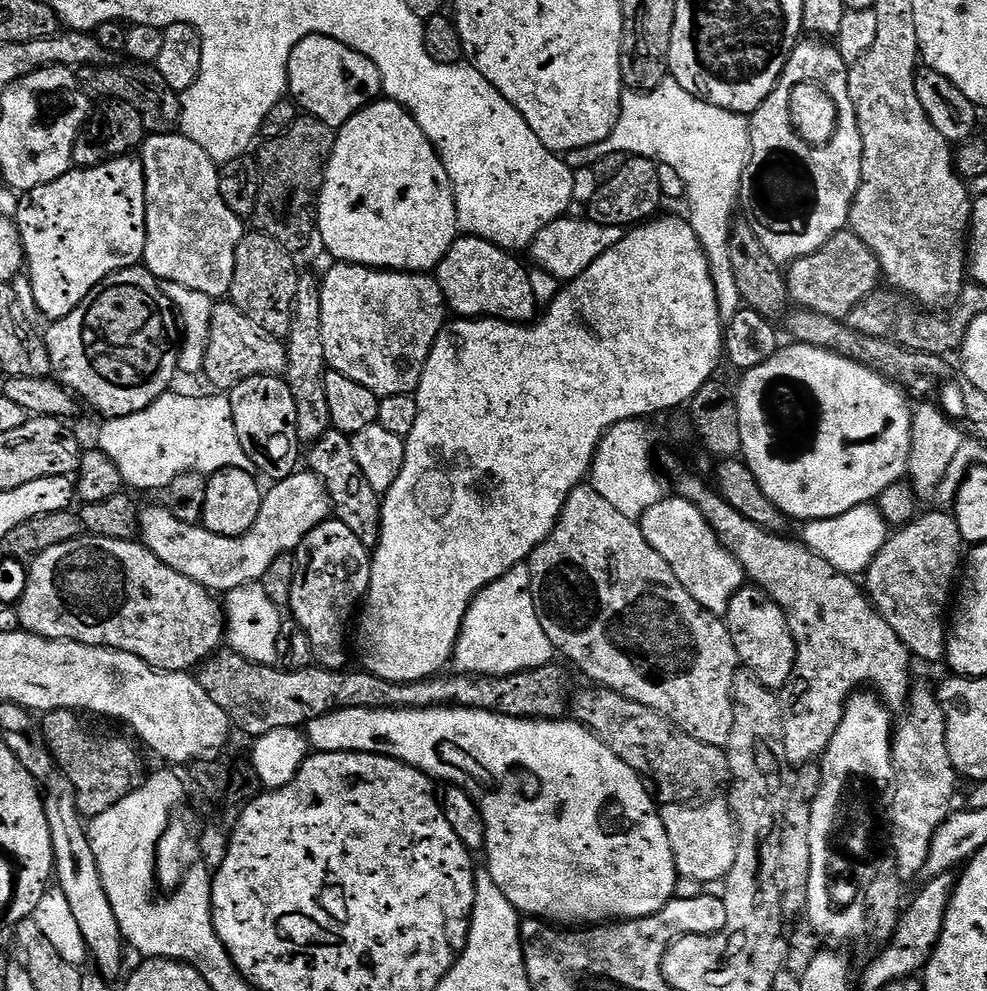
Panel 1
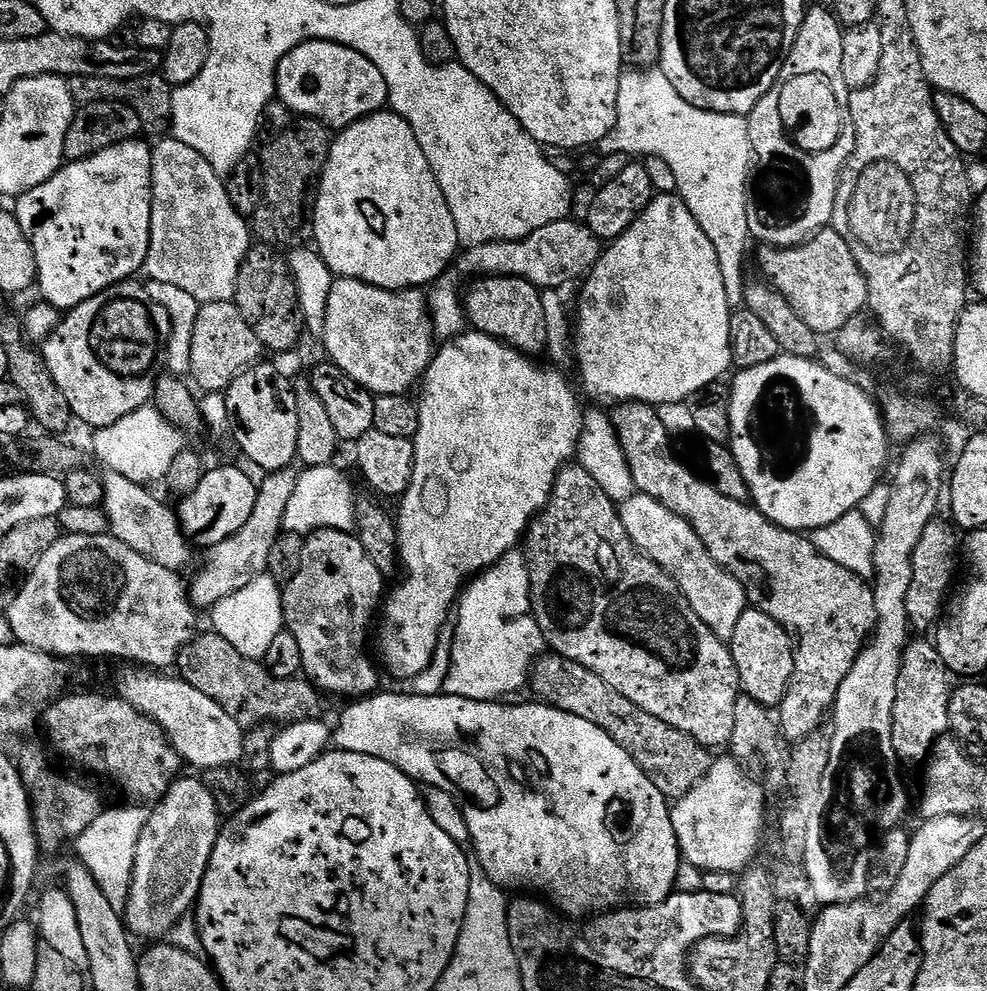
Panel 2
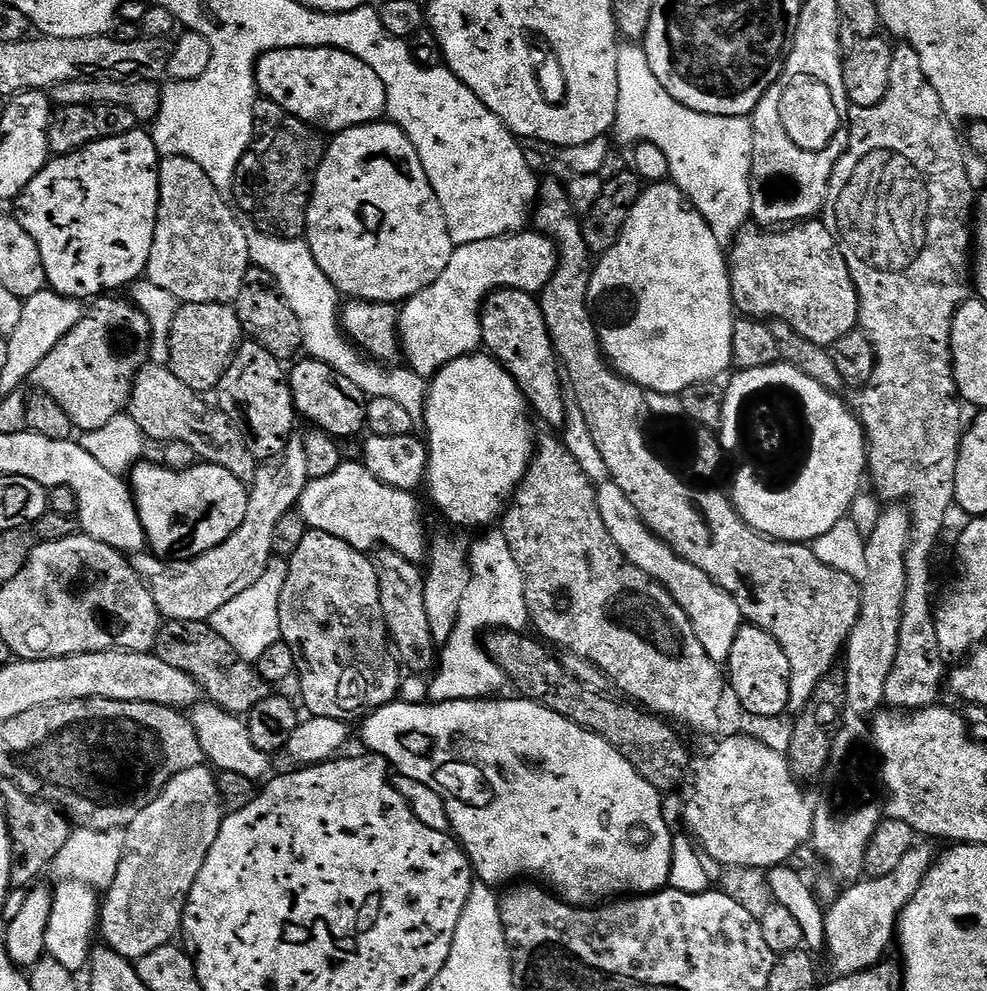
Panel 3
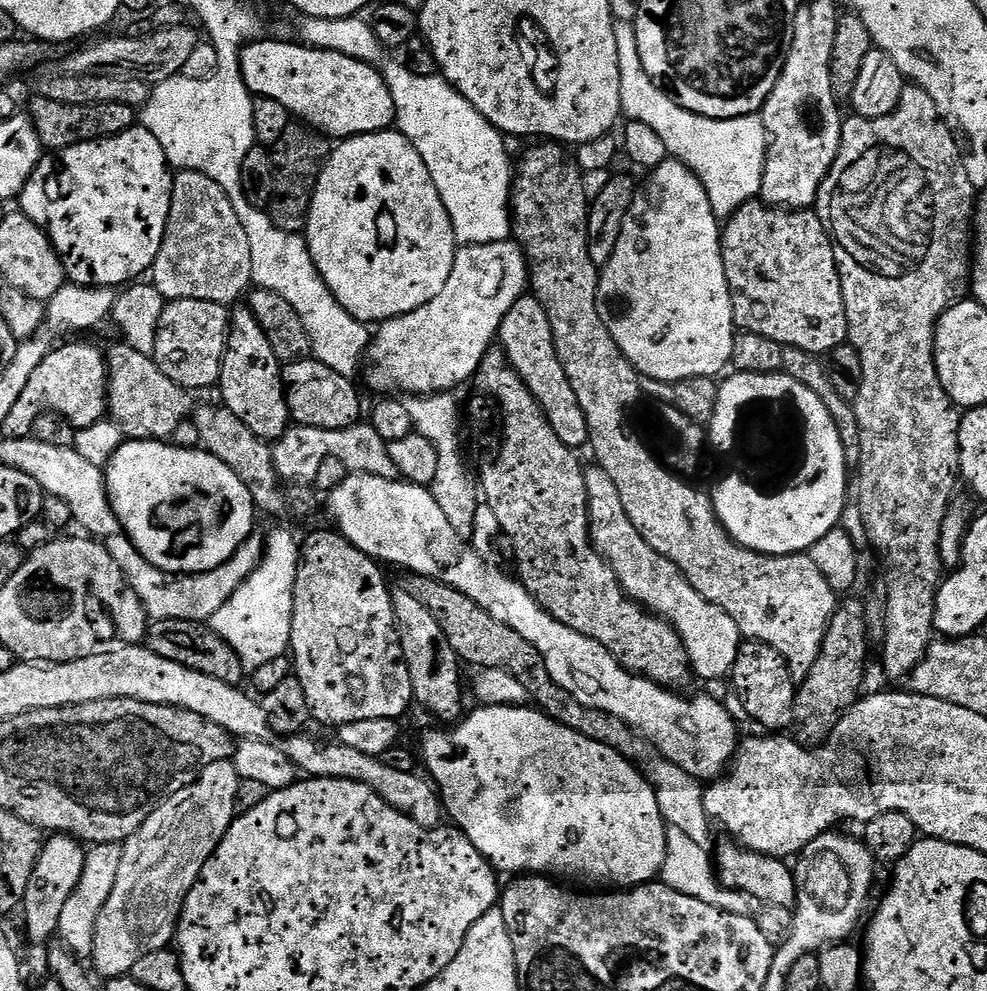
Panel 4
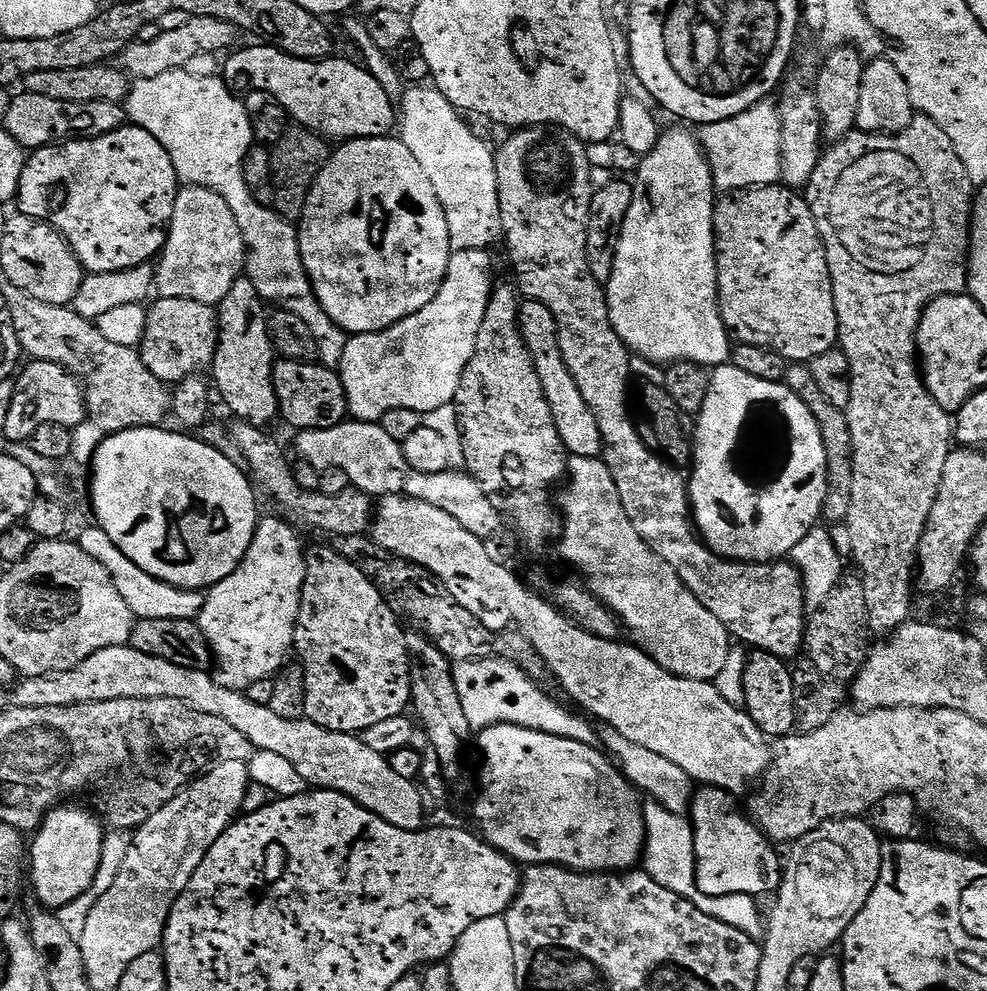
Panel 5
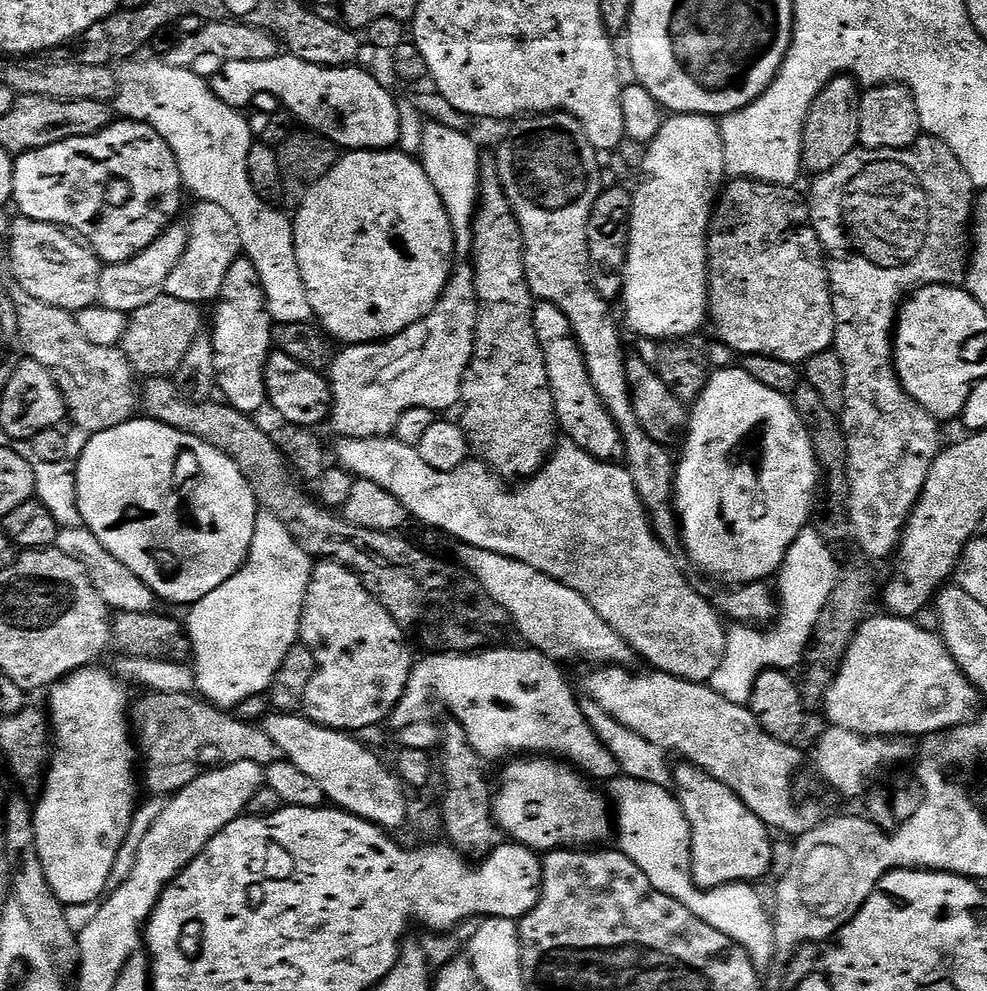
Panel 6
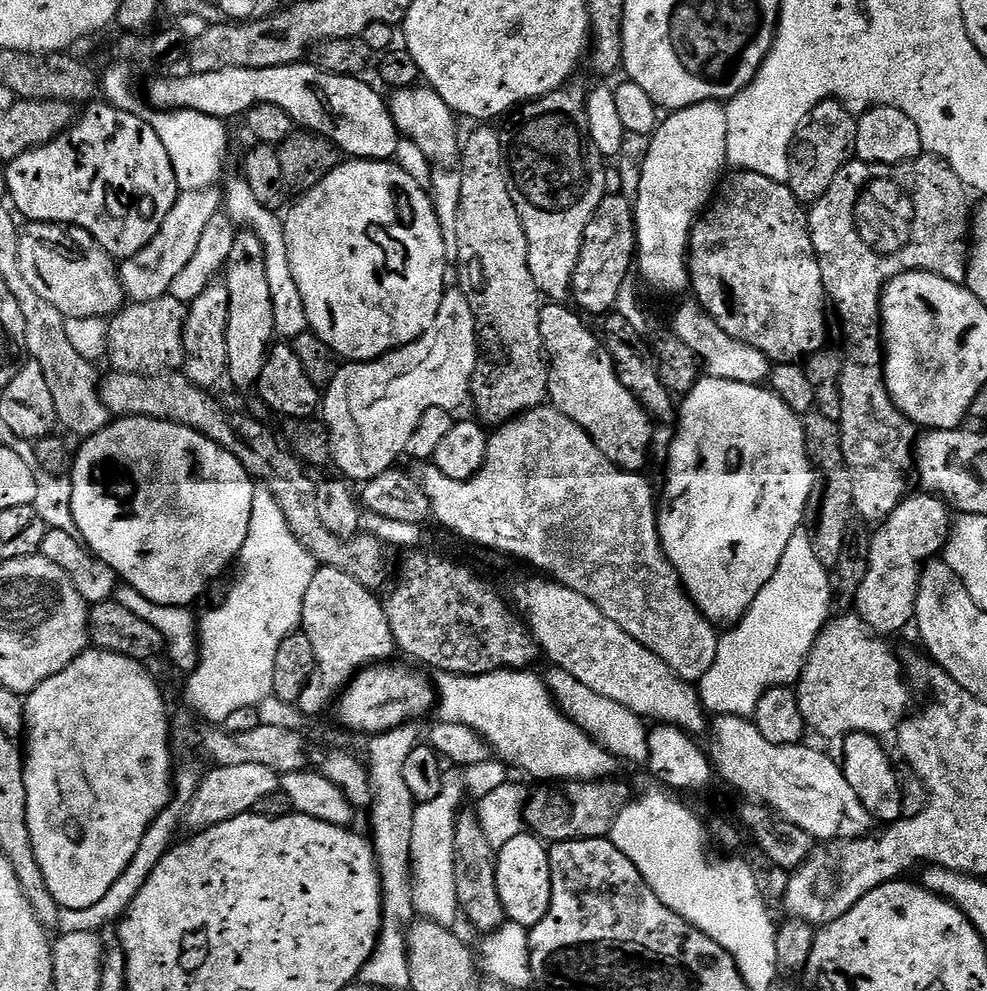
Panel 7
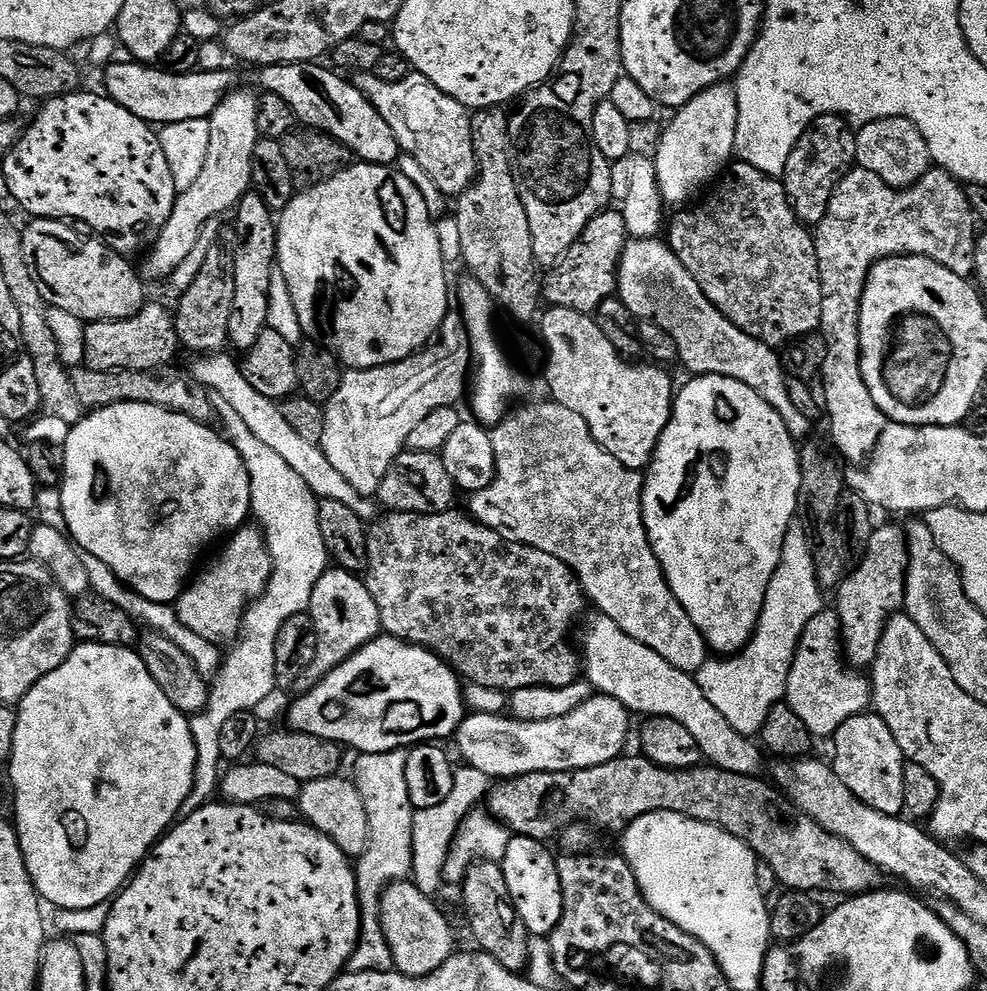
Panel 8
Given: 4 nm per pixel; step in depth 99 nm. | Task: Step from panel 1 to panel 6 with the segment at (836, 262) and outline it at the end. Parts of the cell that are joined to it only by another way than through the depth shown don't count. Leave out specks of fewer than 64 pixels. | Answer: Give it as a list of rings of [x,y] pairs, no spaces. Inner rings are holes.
[[[732,178],[723,185],[722,191],[712,210],[712,221],[708,223],[708,314],[711,323],[716,323],[716,332],[719,343],[724,344],[727,348],[731,348],[733,353],[739,354],[741,357],[753,356],[754,354],[762,354],[770,358],[782,358],[782,362],[790,362],[791,364],[800,366],[803,365],[810,358],[814,358],[814,354],[822,354],[829,351],[833,347],[836,339],[836,315],[834,314],[834,306],[832,305],[832,289],[828,282],[828,266],[823,248],[820,247],[820,239],[812,225],[812,219],[808,213],[808,205],[803,195],[799,196],[796,193],[797,189],[792,186],[785,186],[783,184],[767,184],[761,180],[749,180],[747,178]]]

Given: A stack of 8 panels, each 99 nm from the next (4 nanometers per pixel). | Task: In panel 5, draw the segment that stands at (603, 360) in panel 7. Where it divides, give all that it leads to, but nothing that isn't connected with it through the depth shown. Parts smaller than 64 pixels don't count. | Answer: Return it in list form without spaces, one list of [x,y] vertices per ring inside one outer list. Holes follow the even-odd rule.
[[[525,299],[521,303],[520,333],[525,346],[528,347],[528,353],[532,356],[538,378],[542,382],[546,402],[550,402],[550,410],[554,414],[554,422],[558,426],[558,434],[562,438],[565,450],[572,456],[599,457],[604,450],[602,430],[598,430],[598,422],[590,406],[586,406],[586,398],[582,398],[582,390],[578,390],[578,382],[574,382],[562,358],[556,319],[550,314],[550,310],[546,310],[546,306],[542,306],[542,302]]]

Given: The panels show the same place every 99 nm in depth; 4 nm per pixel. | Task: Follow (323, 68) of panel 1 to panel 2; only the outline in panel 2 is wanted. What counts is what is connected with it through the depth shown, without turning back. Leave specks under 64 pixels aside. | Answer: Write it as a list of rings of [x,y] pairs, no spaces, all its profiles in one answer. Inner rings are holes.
[[[307,40],[282,58],[276,71],[276,96],[300,118],[311,118],[329,130],[343,130],[388,104],[388,87],[382,70],[358,50],[325,40]]]

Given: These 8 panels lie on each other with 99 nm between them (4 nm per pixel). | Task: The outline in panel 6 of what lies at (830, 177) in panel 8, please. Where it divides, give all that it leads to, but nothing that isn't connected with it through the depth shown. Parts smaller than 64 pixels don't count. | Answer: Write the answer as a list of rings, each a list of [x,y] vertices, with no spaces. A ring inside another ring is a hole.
[[[835,76],[814,98],[808,116],[804,120],[804,133],[800,139],[800,163],[805,173],[828,172],[846,154],[854,151],[860,143],[861,85],[853,76]]]

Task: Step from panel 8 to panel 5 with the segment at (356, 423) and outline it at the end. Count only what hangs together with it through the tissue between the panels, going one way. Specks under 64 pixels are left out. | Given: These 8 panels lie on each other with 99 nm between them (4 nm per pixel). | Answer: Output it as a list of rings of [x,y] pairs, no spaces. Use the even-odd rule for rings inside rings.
[[[483,248],[453,251],[448,277],[430,306],[422,306],[418,314],[410,314],[410,318],[381,332],[348,336],[338,371],[346,390],[351,419],[380,422],[386,414],[390,414],[390,410],[414,410],[423,414],[447,408],[455,401],[462,374],[476,349],[478,330],[486,318],[486,306],[492,297],[492,254]]]

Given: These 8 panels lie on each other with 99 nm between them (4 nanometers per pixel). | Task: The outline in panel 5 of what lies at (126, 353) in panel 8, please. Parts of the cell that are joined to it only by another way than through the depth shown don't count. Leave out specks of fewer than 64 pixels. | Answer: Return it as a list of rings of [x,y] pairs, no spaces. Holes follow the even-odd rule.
[[[186,298],[157,299],[155,303],[148,308],[146,334],[138,351],[142,362],[146,362],[146,370],[150,370],[154,378],[175,386],[180,380],[207,369],[216,357],[216,343],[220,337],[218,312],[213,305],[190,302]]]

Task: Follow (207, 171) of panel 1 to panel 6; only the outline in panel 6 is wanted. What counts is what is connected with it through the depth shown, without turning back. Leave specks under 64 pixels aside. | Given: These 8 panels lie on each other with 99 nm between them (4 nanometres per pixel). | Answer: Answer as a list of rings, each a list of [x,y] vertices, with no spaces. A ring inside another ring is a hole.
[[[200,202],[195,205],[192,217],[186,220],[188,241],[186,254],[170,270],[170,278],[166,278],[163,295],[178,298],[182,302],[190,302],[197,306],[211,305],[222,290],[222,282],[230,266],[242,255],[238,226],[222,206],[214,206],[214,202]]]

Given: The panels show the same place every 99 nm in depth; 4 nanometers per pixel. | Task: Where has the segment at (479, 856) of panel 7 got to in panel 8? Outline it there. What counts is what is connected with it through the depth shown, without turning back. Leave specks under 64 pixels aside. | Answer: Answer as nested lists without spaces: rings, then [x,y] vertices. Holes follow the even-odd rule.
[[[479,861],[468,868],[462,883],[464,908],[468,911],[468,924],[477,940],[479,951],[488,952],[506,970],[517,974],[525,971],[528,963],[530,933],[512,905],[512,895],[506,886],[506,874],[499,863]]]

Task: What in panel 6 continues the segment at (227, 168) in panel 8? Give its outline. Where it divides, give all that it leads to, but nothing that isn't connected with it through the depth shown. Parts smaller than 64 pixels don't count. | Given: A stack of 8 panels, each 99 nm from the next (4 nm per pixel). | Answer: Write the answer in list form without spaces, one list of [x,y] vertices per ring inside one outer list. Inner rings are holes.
[[[173,222],[146,250],[142,250],[134,258],[121,264],[104,264],[100,269],[99,304],[106,310],[122,310],[126,313],[142,310],[154,298],[162,295],[166,286],[166,278],[170,278],[170,270],[178,266],[182,254],[186,254],[188,230],[183,223]]]

